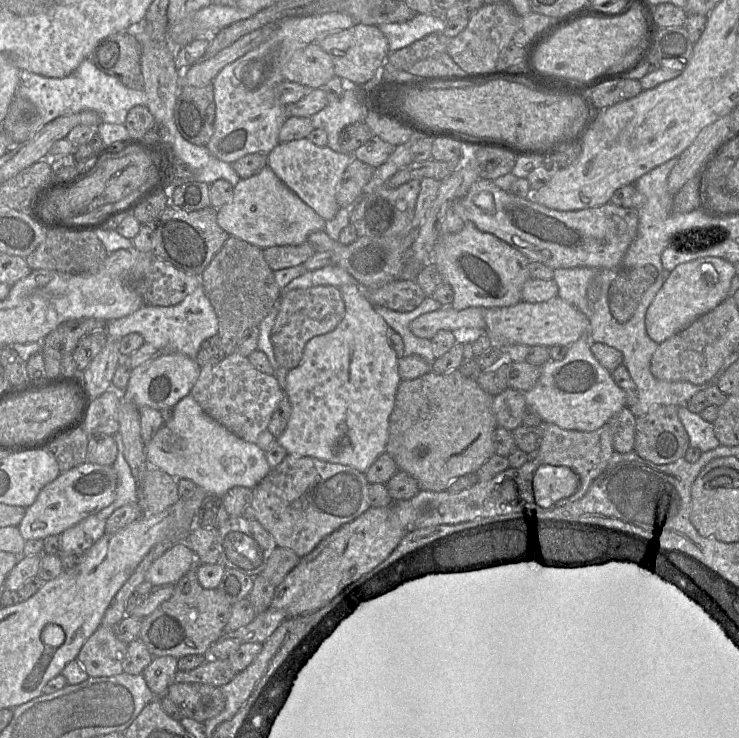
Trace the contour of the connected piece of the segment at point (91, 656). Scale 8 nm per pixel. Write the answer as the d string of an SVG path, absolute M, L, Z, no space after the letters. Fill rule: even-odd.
M100 627L88 638L77 659L90 677L123 673L127 644L118 639L114 628Z

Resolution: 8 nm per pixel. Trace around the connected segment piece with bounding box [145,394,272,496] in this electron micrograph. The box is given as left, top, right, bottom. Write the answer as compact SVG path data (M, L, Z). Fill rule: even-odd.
M188 394L173 407L172 418L164 422L145 447L149 466L158 468L175 479L189 479L207 494L223 496L235 486L254 488L272 467L265 452L247 442L207 415Z

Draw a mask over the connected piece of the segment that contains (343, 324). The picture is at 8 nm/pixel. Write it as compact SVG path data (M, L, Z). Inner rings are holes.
M359 285L339 288L345 304L345 315L337 327L311 338L305 345L297 367L288 371L284 392L291 404L287 426L276 441L289 455L310 456L327 462L350 466L365 473L386 452L389 419L399 386L399 357L389 345L388 324L374 310Z

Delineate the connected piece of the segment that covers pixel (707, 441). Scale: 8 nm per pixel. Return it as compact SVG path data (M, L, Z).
M684 405L678 408L678 416L689 435L690 447L706 452L720 445L713 423L705 421L700 414L690 411Z

